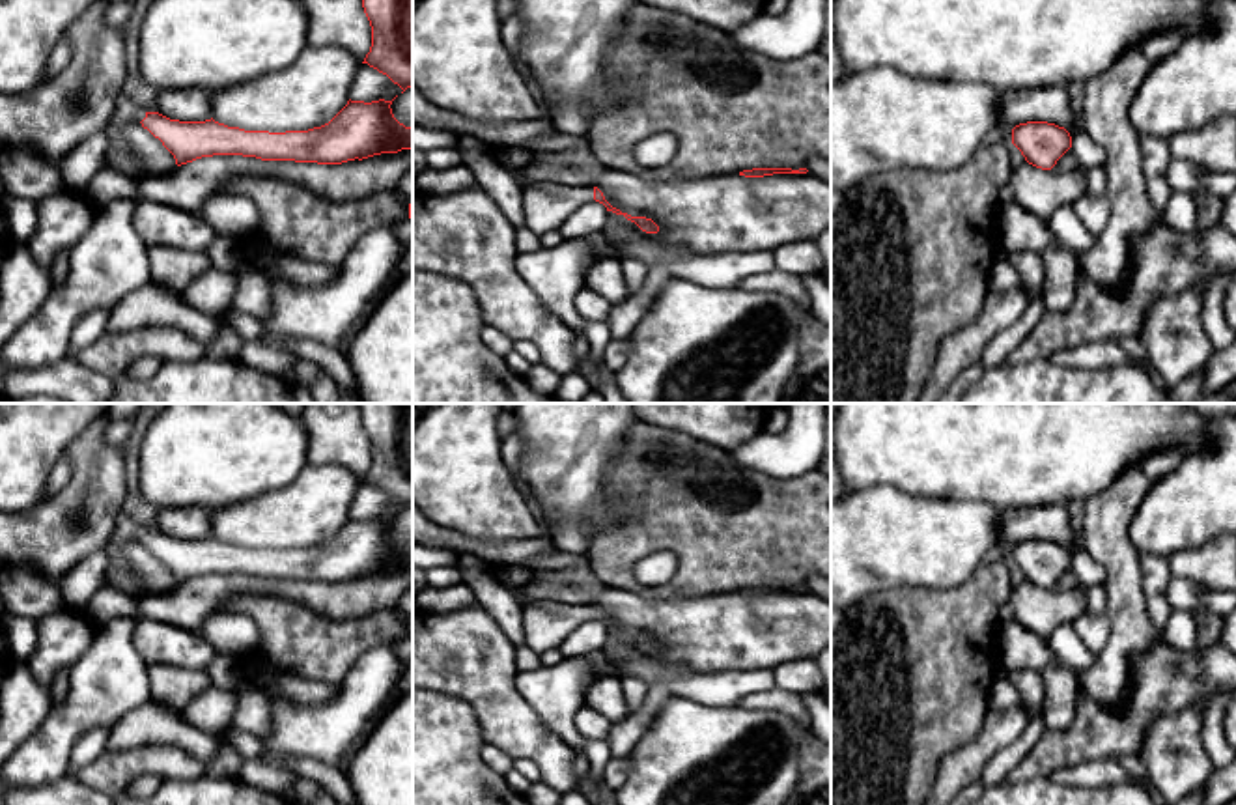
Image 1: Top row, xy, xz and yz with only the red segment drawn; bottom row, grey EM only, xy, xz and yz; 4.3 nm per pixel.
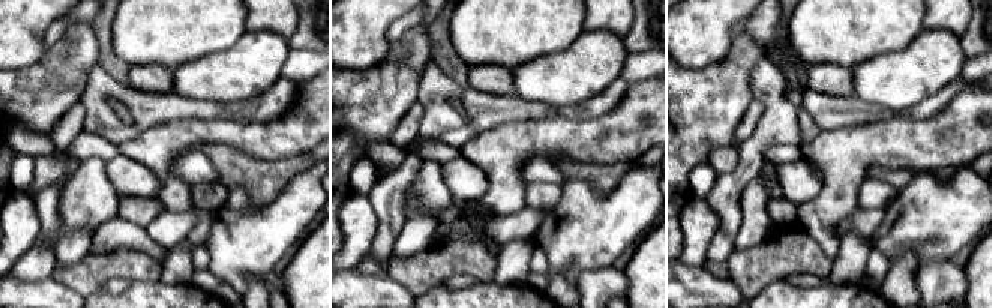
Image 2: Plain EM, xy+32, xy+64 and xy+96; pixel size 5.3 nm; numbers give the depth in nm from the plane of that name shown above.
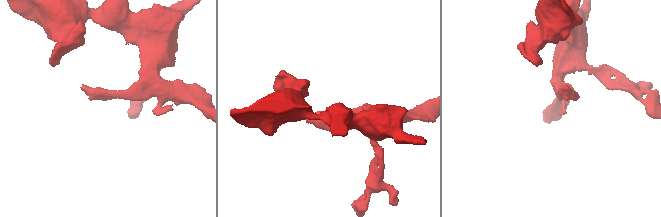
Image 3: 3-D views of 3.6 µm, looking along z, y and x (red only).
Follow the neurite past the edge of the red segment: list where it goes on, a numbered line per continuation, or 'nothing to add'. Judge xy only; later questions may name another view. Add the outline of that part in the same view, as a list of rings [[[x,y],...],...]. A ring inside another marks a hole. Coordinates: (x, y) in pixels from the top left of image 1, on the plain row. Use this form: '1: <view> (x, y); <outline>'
1: xy (122, 576); [[[125,512],[118,515],[114,534],[105,547],[108,555],[108,585],[121,588],[123,592],[142,598],[146,594],[161,594],[157,590],[144,592],[142,577],[133,570],[123,553],[119,551],[129,542],[140,542],[146,536],[146,529],[138,527]]]

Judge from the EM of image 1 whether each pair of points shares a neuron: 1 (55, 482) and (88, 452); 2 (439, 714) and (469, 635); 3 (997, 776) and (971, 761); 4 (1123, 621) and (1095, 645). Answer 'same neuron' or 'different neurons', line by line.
1: different neurons
2: different neurons
3: different neurons
4: different neurons

